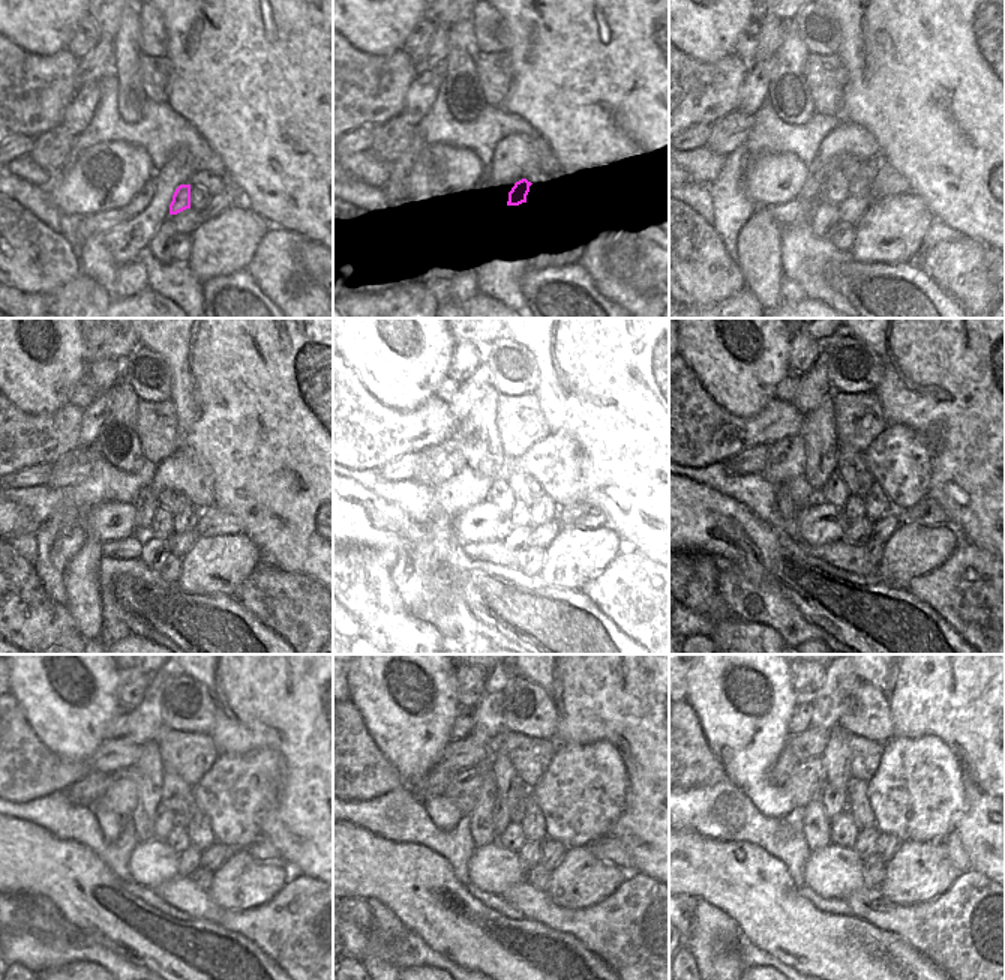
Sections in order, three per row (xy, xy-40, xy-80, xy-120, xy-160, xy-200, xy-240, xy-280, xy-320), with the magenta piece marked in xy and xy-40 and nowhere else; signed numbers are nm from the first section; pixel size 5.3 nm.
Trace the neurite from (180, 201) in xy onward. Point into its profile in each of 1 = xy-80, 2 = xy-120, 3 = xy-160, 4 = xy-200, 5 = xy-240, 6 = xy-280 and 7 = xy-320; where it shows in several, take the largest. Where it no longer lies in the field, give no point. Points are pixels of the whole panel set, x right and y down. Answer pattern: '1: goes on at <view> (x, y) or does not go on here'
1: goes on at xy-80 (858, 185)
2: goes on at xy-120 (186, 521)
3: goes on at xy-160 (519, 515)
4: goes on at xy-200 (854, 508)
5: goes on at xy-240 (177, 839)
6: goes on at xy-280 (512, 838)
7: goes on at xy-320 (843, 832)

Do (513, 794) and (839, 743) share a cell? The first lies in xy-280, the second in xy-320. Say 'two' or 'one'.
one

